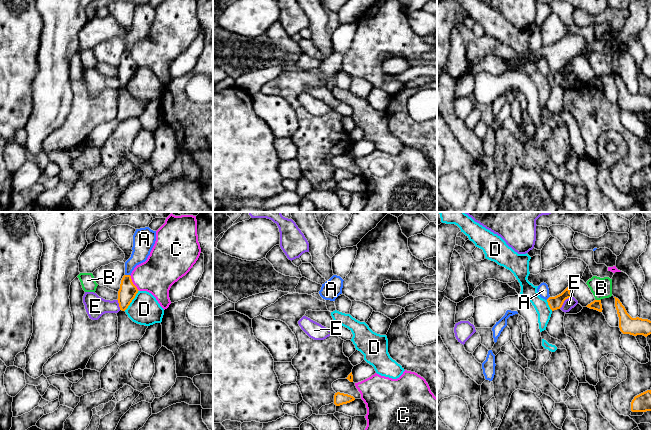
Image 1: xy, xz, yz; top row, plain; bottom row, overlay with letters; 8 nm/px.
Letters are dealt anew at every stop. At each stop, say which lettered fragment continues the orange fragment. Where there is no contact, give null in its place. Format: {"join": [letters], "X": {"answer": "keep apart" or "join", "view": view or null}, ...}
{"join": [], "A": {"answer": "keep apart", "view": "xy"}, "B": {"answer": "keep apart", "view": "yz"}, "C": {"answer": "keep apart", "view": "xy"}, "D": {"answer": "keep apart", "view": "xy"}, "E": {"answer": "keep apart", "view": "yz"}}

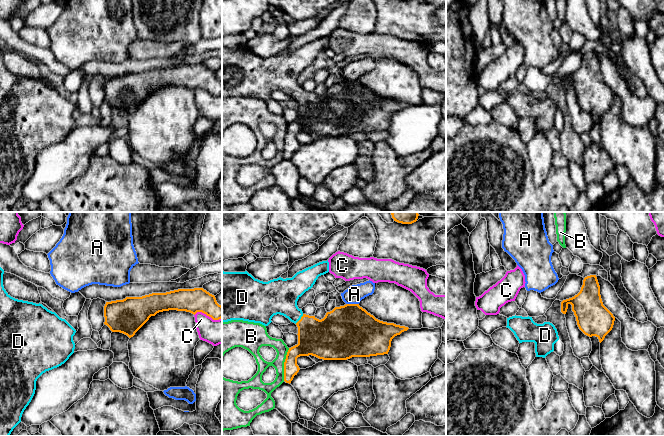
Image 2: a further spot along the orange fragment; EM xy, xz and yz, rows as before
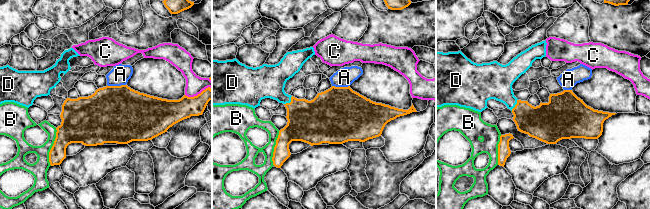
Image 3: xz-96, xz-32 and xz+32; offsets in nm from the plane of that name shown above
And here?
{"join": ["D"], "A": {"answer": "keep apart", "view": "xz"}, "B": {"answer": "keep apart", "view": "xz"}, "C": {"answer": "keep apart", "view": "xy"}, "D": {"answer": "join", "view": "xz"}}

